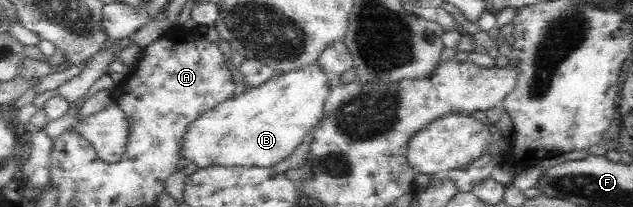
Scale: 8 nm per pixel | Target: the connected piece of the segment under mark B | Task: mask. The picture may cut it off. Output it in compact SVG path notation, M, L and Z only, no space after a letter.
M318 62L311 63L299 70L289 70L282 75L273 76L264 84L250 87L237 93L234 98L221 102L213 110L201 114L189 127L181 142L181 156L198 167L219 166L256 166L273 167L273 164L285 160L324 116L324 104L329 95L329 78Z

